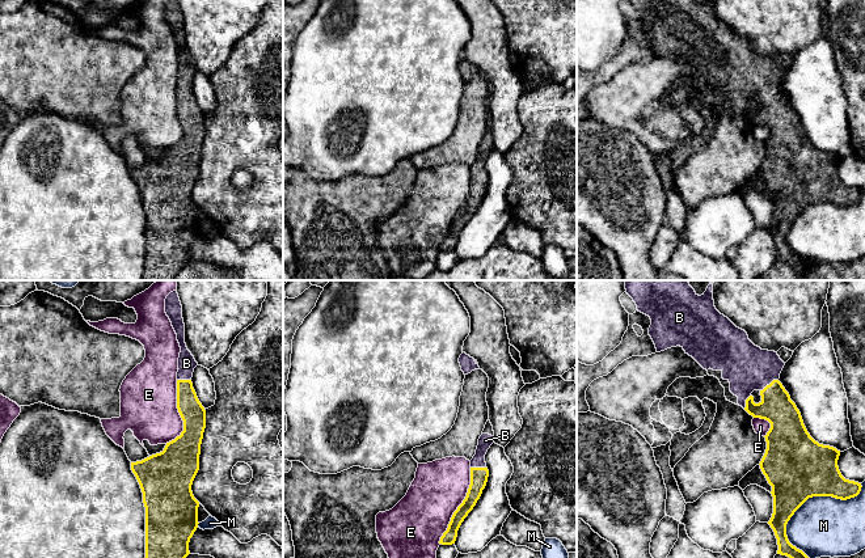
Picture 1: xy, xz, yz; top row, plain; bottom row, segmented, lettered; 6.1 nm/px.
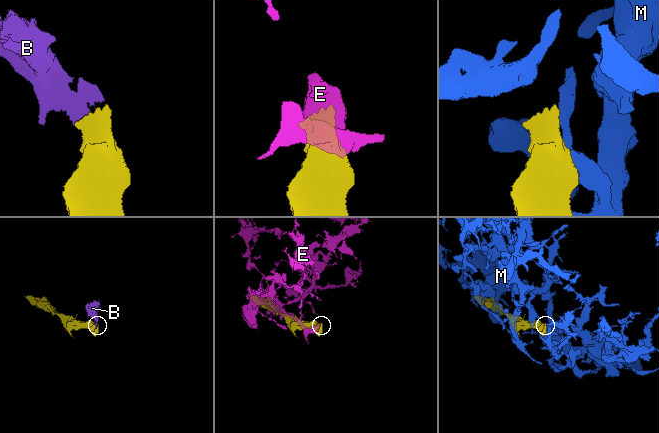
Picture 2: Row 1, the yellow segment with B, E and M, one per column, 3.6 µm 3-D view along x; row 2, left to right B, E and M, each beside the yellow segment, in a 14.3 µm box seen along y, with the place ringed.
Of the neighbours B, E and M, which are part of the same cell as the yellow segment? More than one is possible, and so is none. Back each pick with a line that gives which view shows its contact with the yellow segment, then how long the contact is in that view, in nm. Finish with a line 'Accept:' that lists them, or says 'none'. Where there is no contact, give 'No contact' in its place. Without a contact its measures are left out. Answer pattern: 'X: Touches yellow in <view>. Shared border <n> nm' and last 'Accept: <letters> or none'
B: Touches yellow in yz. Shared border 130 nm
Accept: B

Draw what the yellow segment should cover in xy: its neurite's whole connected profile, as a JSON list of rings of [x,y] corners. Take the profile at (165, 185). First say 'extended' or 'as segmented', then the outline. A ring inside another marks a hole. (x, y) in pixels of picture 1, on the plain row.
extended | [[[169,0],[166,3],[165,20],[172,29],[181,54],[177,79],[177,115],[183,127],[183,138],[174,147],[166,149],[163,158],[142,168],[131,169],[131,177],[140,191],[145,214],[145,265],[143,280],[173,280],[190,261],[189,249],[199,231],[199,208],[193,202],[191,191],[199,177],[206,117],[199,109],[191,89],[193,79],[198,69],[185,50],[185,30],[178,0]]]

